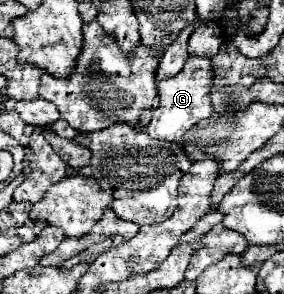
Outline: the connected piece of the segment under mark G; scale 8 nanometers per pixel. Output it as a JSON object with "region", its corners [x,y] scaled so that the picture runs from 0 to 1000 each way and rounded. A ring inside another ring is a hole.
{"region":[[[669,187],[641,228],[641,241],[620,262],[577,269],[556,282],[556,323],[563,357],[542,378],[542,398],[528,425],[514,432],[521,459],[542,473],[577,473],[606,486],[634,486],[634,466],[683,432],[697,412],[746,391],[739,357],[739,303],[746,303],[746,262],[754,262],[754,221],[732,194],[683,194]]]}

